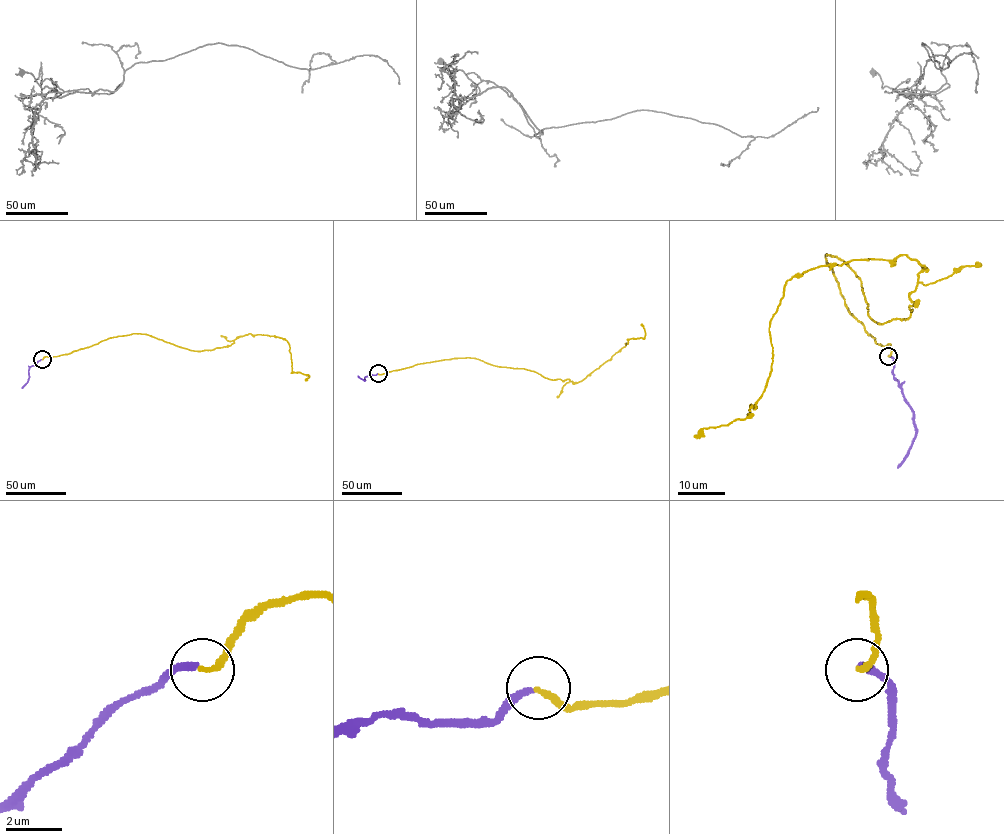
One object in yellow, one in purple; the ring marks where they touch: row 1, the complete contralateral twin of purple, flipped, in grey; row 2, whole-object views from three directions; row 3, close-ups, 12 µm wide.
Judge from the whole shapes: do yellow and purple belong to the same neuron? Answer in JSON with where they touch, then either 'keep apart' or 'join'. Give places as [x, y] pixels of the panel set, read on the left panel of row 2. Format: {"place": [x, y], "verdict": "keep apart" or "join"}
{"place": [42, 359], "verdict": "join"}

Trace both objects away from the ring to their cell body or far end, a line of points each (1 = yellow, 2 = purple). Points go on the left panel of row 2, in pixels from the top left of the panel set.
1: (42, 359), (133, 333), (196, 351), (267, 335), (286, 340), (292, 371), (309, 375), (306, 380)
2: (42, 359), (29, 368), (29, 379), (22, 388)

